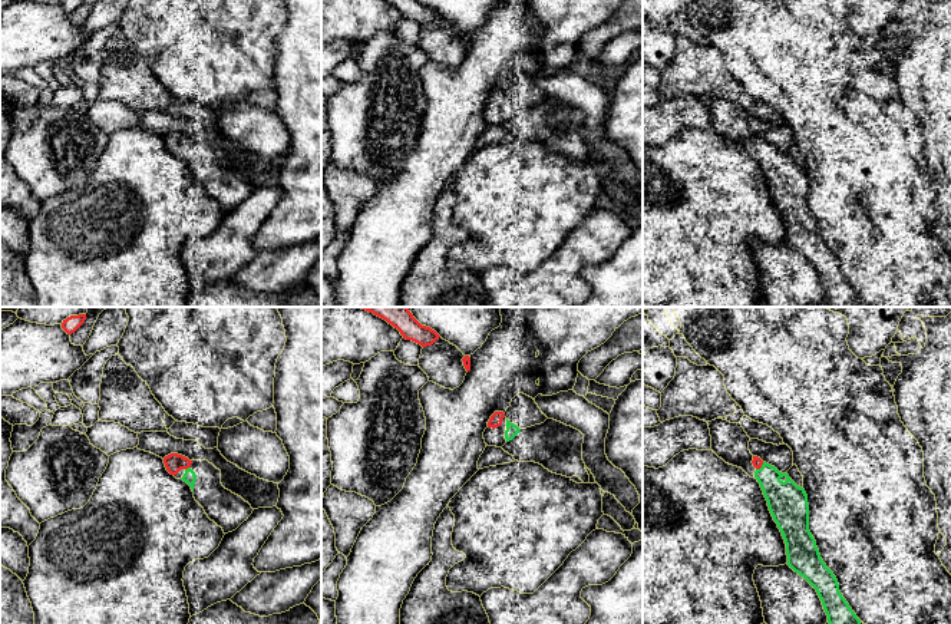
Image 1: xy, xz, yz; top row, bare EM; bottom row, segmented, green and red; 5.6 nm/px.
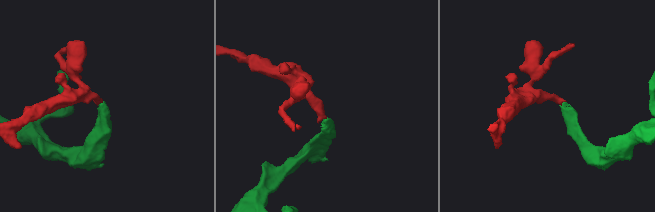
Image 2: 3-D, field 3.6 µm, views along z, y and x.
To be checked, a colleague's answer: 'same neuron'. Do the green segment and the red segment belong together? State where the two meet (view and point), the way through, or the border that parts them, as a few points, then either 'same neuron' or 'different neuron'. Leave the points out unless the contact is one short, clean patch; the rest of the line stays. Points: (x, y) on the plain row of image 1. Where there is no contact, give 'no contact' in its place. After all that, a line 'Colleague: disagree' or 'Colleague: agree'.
contact xy (188, 147); same neuron
Colleague: agree

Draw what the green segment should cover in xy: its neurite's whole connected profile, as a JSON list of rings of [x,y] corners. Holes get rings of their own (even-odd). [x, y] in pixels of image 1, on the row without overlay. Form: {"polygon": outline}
{"polygon": [[[171,132],[168,135],[164,136],[164,142],[165,142],[165,146],[166,149],[171,152],[171,153],[176,153],[181,148],[185,149],[184,155],[181,156],[184,161],[186,161],[192,171],[194,171],[194,164],[195,164],[195,159],[197,159],[197,153],[195,151],[191,148],[191,142],[192,139],[189,139],[188,136],[182,135],[182,133],[178,133],[178,132]]]}

